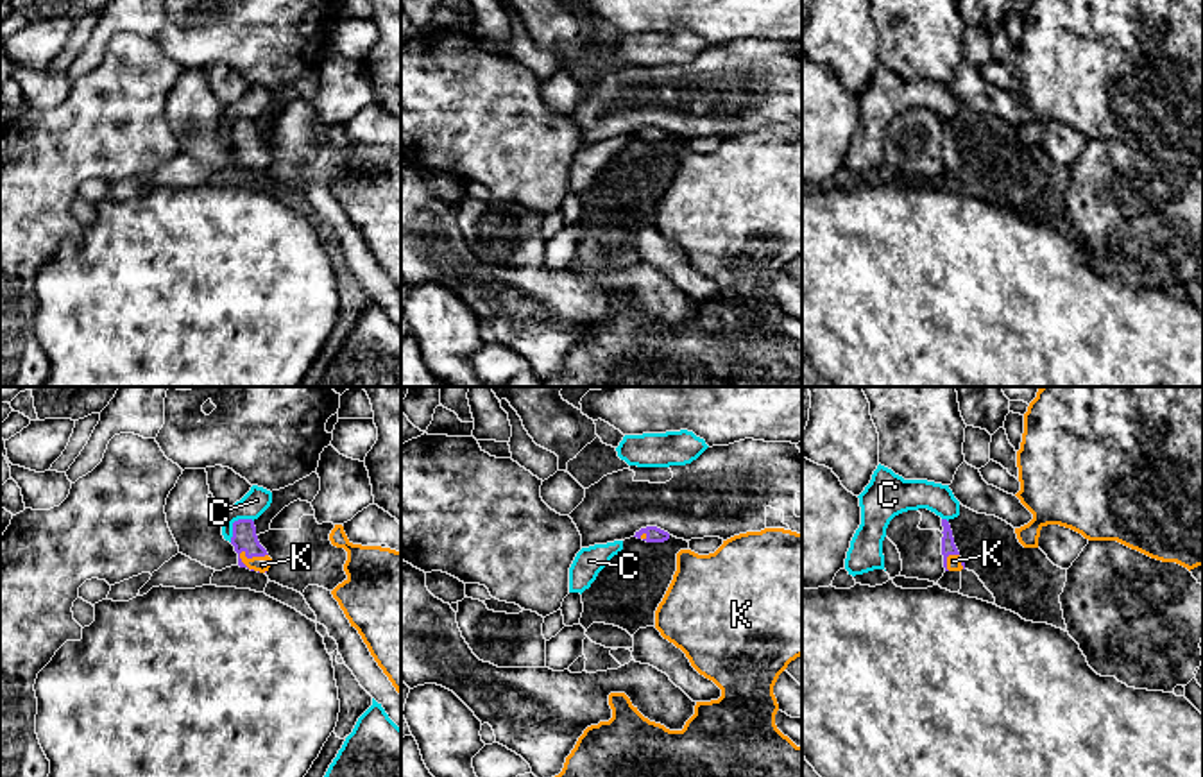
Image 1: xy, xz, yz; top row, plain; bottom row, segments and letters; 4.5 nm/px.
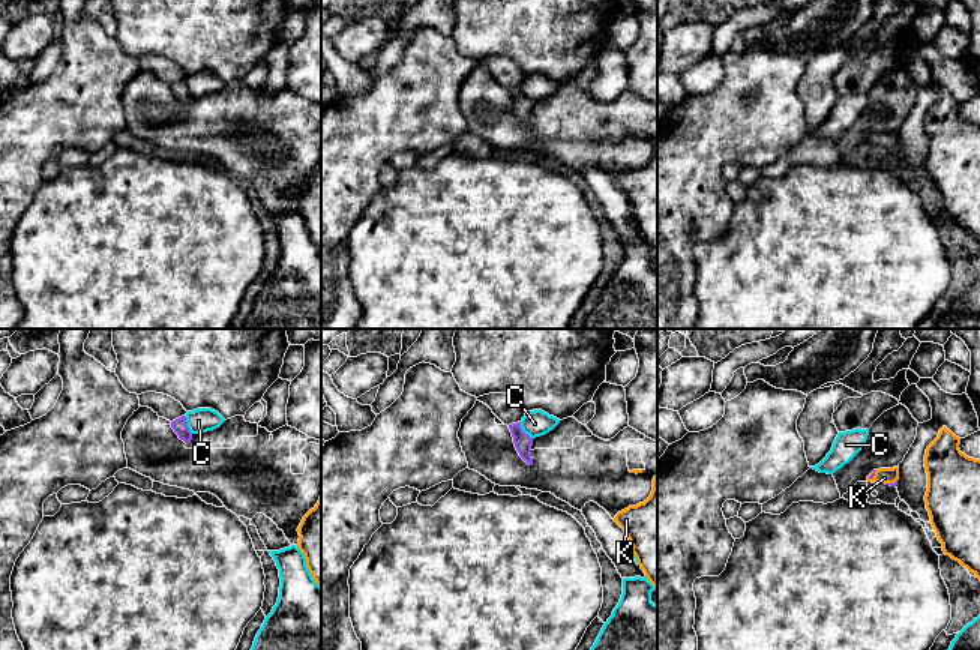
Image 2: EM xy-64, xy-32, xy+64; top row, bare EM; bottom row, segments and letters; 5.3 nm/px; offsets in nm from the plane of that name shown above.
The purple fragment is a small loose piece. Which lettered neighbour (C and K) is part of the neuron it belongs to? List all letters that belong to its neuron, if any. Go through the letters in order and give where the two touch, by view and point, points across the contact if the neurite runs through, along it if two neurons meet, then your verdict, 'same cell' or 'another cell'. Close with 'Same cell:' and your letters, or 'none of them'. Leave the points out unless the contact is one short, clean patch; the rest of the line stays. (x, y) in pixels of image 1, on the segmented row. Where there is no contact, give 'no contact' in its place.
C: meets purple in xy at (233, 523); another cell
K: meets purple in xy at (251, 557); runs through xy (244, 537), (251, 557), (262, 564); same cell
Same cell: K

